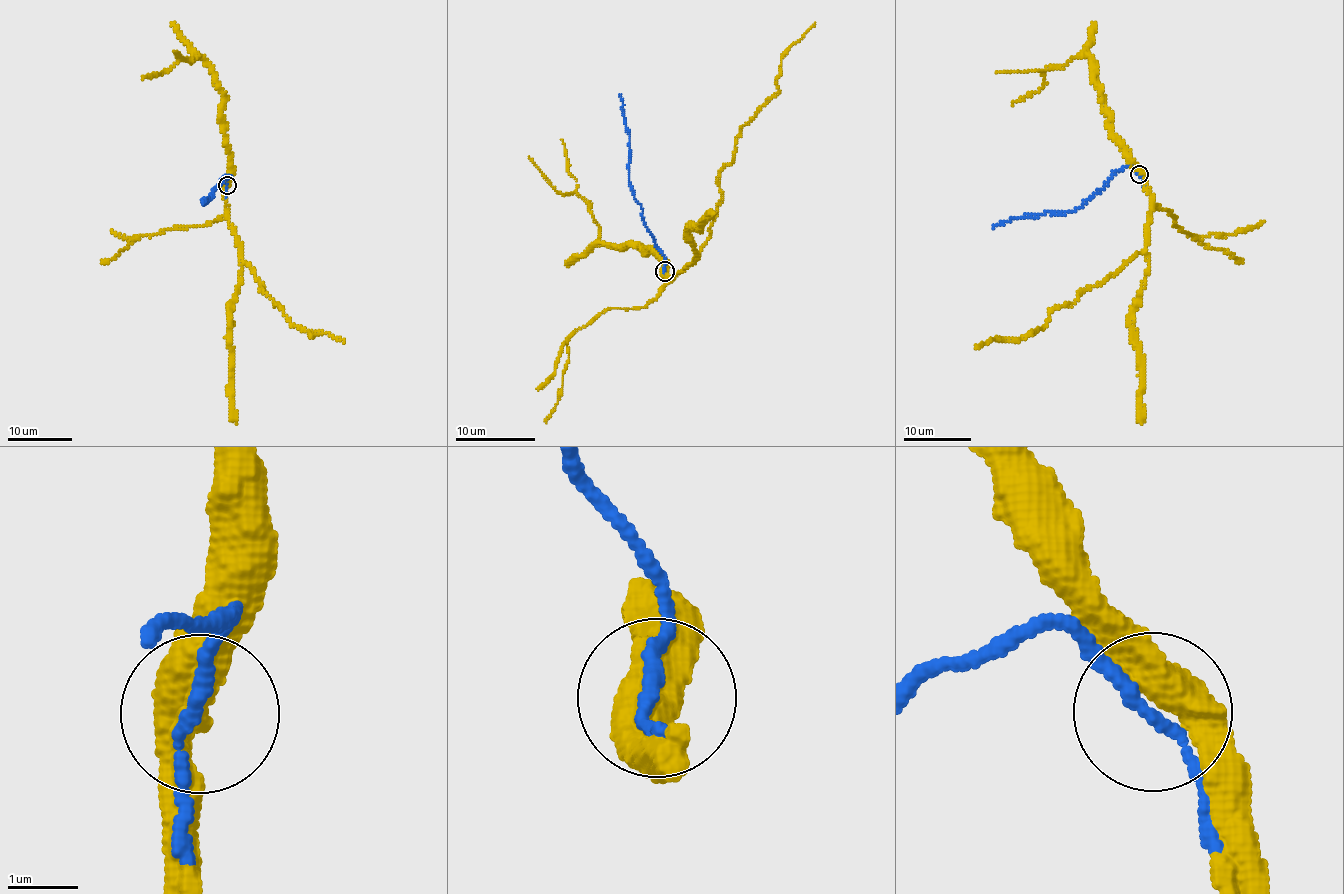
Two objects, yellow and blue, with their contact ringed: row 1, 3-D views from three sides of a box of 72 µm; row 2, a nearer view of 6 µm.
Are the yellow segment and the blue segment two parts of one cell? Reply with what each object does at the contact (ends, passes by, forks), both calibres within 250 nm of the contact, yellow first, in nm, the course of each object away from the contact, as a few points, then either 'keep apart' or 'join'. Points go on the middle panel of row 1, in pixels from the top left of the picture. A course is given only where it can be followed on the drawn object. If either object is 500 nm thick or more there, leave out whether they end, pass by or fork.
550 nm thick on the yellow side, 170 nm on the other; yellow runs (665, 272), (671, 279), (709, 235), (720, 172), (734, 155), (737, 135), (778, 90), (785, 52), (815, 22); blue runs (665, 271), (666, 257), (645, 227), (643, 209), (629, 180), (629, 130), (619, 94); join

